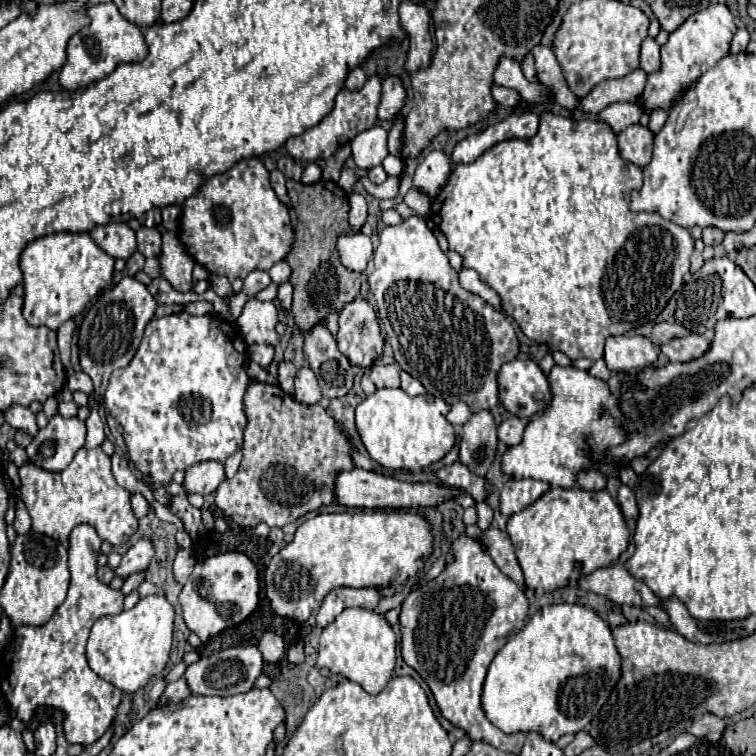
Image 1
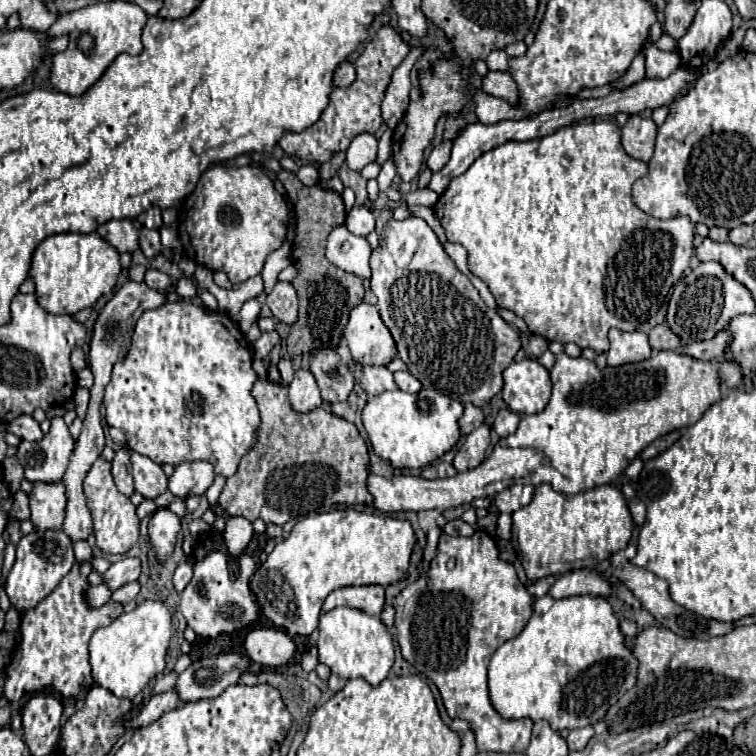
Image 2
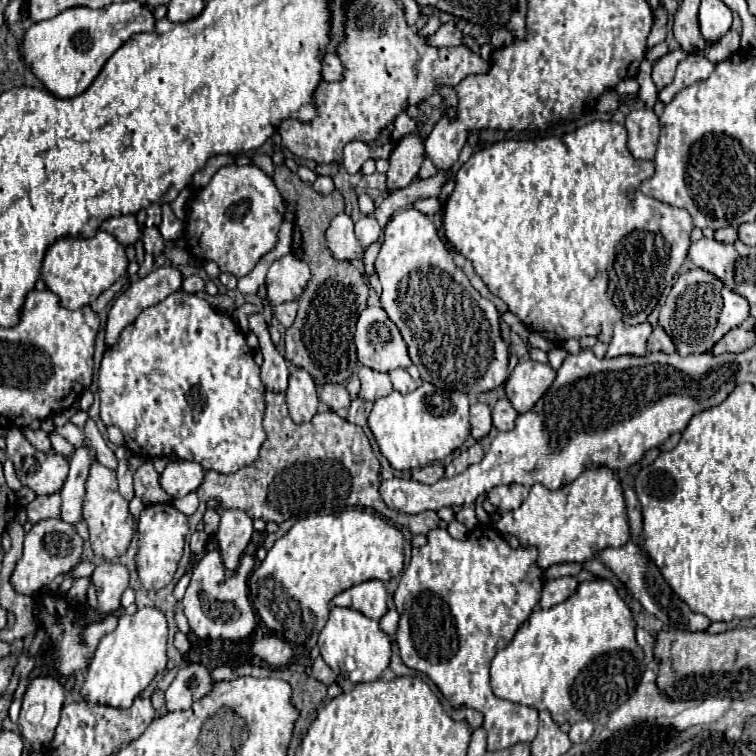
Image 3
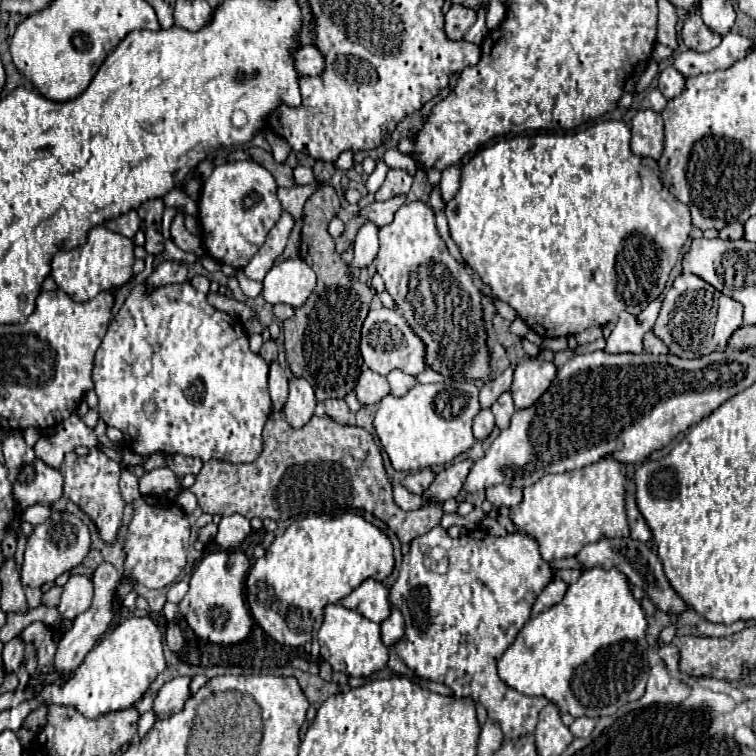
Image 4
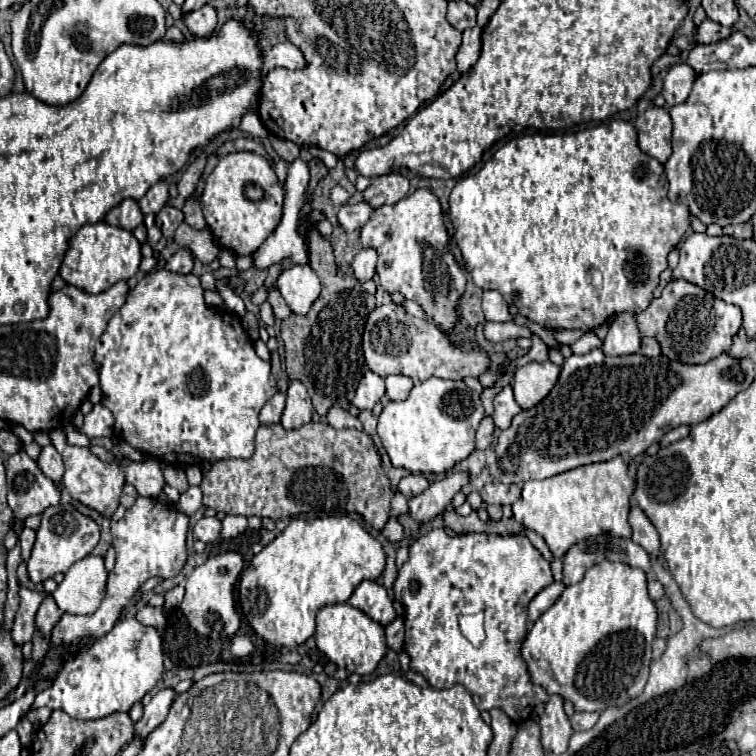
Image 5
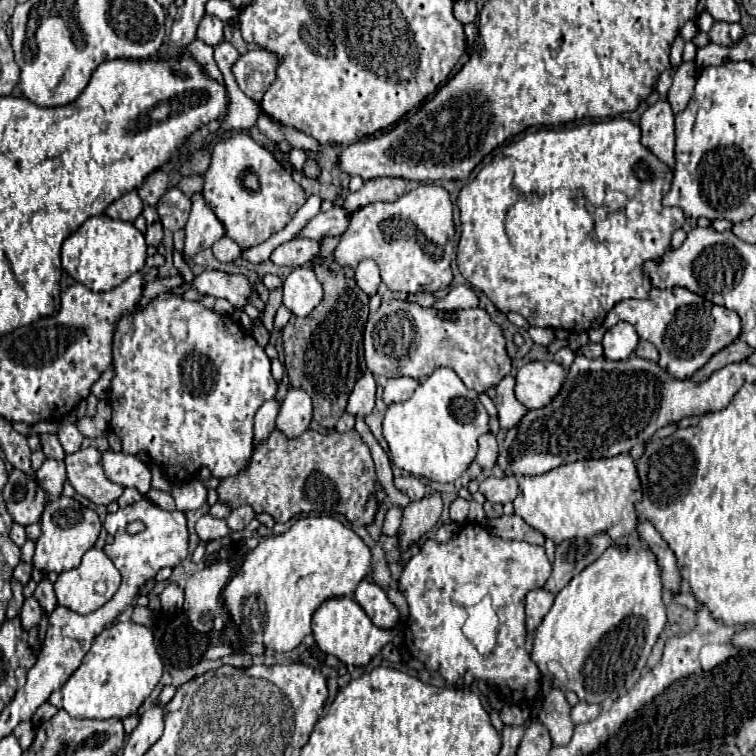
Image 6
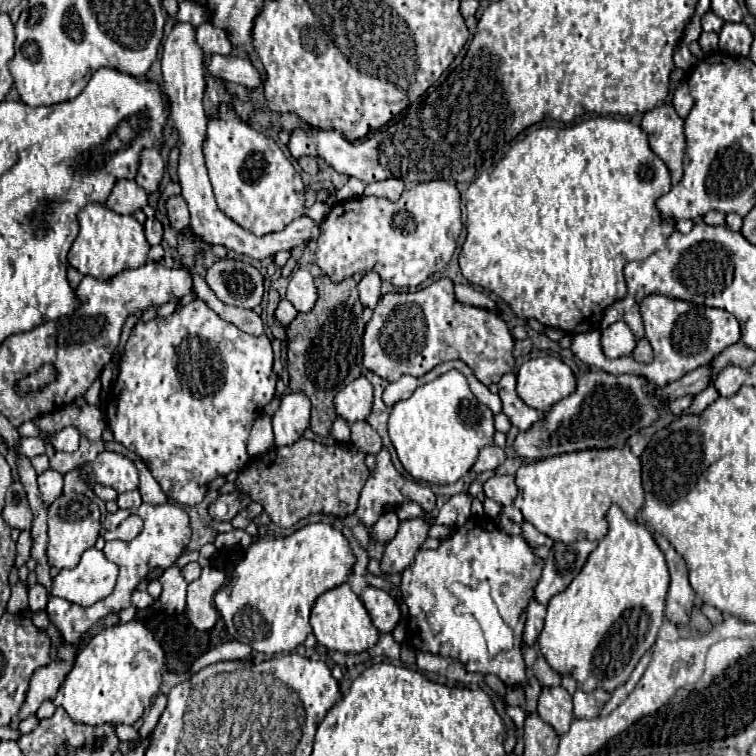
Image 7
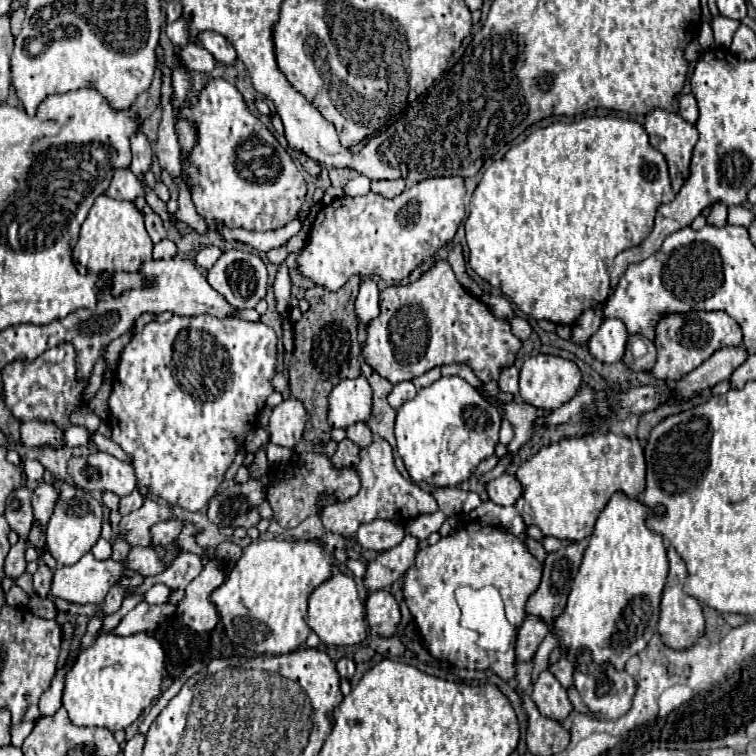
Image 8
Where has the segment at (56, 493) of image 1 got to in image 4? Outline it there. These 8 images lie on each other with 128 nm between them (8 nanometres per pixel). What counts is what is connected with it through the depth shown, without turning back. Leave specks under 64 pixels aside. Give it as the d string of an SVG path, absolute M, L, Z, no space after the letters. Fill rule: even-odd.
M92 450L88 456L78 456L76 452L68 452L64 458L64 466L60 468L66 484L66 492L72 490L72 502L78 504L98 526L102 540L112 542L120 530L120 520L122 520L122 510L126 502L120 496L118 480L120 480L120 464L110 460L106 454L100 450ZM72 484L72 488L68 488ZM34 504L34 506L30 506L28 510L24 510L24 514L22 514L22 520L30 522L32 526L38 526L38 524L42 524L42 522L44 522L44 520L50 516L50 512L52 512L52 508L50 508L50 506Z

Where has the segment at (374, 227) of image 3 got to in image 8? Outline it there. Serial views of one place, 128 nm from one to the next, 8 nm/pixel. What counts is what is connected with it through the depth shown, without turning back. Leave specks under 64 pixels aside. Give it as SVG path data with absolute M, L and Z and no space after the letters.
M362 280L360 284L360 292L356 296L356 320L358 320L358 328L368 326L378 314L380 314L380 306L378 306L378 286L374 280Z

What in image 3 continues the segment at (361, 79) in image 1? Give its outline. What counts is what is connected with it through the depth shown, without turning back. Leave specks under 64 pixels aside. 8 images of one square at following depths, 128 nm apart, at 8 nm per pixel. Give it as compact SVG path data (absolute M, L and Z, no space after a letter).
M326 52L322 56L322 72L320 72L322 80L326 82L336 82L342 78L342 64L338 60L338 56L334 52Z

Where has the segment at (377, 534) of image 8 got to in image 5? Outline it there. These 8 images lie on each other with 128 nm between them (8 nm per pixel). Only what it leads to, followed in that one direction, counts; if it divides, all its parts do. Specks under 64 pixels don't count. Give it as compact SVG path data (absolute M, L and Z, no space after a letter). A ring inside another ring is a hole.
M396 492L394 498L392 498L392 504L390 504L390 518L398 518L398 516L406 514L408 512L408 504L406 502L408 500L400 492ZM388 521L381 532L390 542L399 542L404 538L403 527L398 521Z

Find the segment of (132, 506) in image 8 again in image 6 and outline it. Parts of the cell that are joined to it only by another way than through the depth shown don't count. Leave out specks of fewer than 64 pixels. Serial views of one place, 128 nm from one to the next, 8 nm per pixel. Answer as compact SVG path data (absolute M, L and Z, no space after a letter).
M124 488L124 494L118 498L118 504L124 508L124 506L134 504L134 502L138 502L138 500L142 500L142 494L140 494L136 488Z

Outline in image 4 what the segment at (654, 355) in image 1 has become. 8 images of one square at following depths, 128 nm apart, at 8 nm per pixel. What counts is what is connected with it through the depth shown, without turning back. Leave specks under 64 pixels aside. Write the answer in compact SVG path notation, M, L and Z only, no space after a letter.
M654 298L640 314L628 314L622 312L616 326L612 328L608 340L606 340L606 352L618 354L618 352L642 352L642 338L648 330L652 330L654 320L658 318L662 306L662 298Z

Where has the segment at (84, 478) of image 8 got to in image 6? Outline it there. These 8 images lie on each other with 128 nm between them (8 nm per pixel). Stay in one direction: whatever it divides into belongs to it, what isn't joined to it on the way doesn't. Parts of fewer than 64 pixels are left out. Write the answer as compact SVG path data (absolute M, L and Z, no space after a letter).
M108 450L102 454L102 466L106 478L122 488L138 488L142 494L150 490L150 466L132 454Z

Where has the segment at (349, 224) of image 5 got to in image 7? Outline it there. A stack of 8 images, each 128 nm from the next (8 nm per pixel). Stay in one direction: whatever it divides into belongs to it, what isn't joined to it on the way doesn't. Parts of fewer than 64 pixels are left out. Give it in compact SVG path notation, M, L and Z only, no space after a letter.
M176 24L174 30L170 32L168 40L164 42L164 52L162 52L162 72L164 72L164 92L170 108L170 118L176 126L178 132L178 150L180 150L180 160L178 160L178 176L180 176L180 186L182 186L182 198L186 200L190 208L190 226L196 236L200 236L208 244L222 244L228 250L234 250L236 254L246 254L250 258L272 258L280 250L292 250L294 246L306 242L306 240L316 240L320 226L308 218L302 216L294 222L290 222L282 232L270 232L266 236L254 236L250 230L242 228L234 220L230 220L224 212L218 210L214 194L212 194L212 184L208 180L206 164L204 164L204 154L202 154L202 142L206 134L206 112L202 108L202 94L204 94L204 78L206 70L202 68L204 52L198 48L194 40L194 28L190 24Z

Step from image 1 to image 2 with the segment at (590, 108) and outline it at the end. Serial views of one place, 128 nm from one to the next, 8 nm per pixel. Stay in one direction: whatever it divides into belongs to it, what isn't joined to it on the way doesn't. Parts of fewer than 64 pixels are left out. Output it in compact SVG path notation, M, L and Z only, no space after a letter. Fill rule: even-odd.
M640 52L640 54L634 58L632 66L628 68L628 72L626 72L624 76L620 76L620 80L616 80L612 86L618 88L618 90L622 90L622 88L628 88L630 84L640 82L642 78L644 78L644 52ZM488 70L488 74L482 76L482 82L484 82L484 90L488 94L504 98L510 104L516 104L518 90L516 90L516 84L514 84L514 80L512 80L512 76L508 72L492 72L492 70Z

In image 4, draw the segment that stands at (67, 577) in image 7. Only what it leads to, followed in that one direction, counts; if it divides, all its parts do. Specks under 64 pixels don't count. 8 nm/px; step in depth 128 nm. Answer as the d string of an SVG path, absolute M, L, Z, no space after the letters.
M72 574L62 588L62 596L58 604L62 618L74 620L78 614L86 612L92 604L92 596L94 596L92 578L86 574Z

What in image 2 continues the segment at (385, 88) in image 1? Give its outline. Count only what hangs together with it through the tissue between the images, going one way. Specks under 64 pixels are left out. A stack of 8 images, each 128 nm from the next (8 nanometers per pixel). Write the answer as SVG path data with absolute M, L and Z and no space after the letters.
M426 46L412 48L410 56L402 62L402 66L392 76L392 82L386 90L386 98L382 102L382 118L390 128L396 128L404 118L404 112L408 108L408 94L410 94L410 70L424 50Z

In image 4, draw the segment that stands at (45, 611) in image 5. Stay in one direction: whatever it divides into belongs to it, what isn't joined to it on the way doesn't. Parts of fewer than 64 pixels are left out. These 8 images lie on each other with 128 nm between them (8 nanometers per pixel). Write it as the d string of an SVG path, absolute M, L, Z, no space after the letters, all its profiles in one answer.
M32 622L20 636L26 636L26 642L34 642L38 650L38 668L42 668L42 664L46 664L50 656L54 656L56 652L54 632L44 622Z

